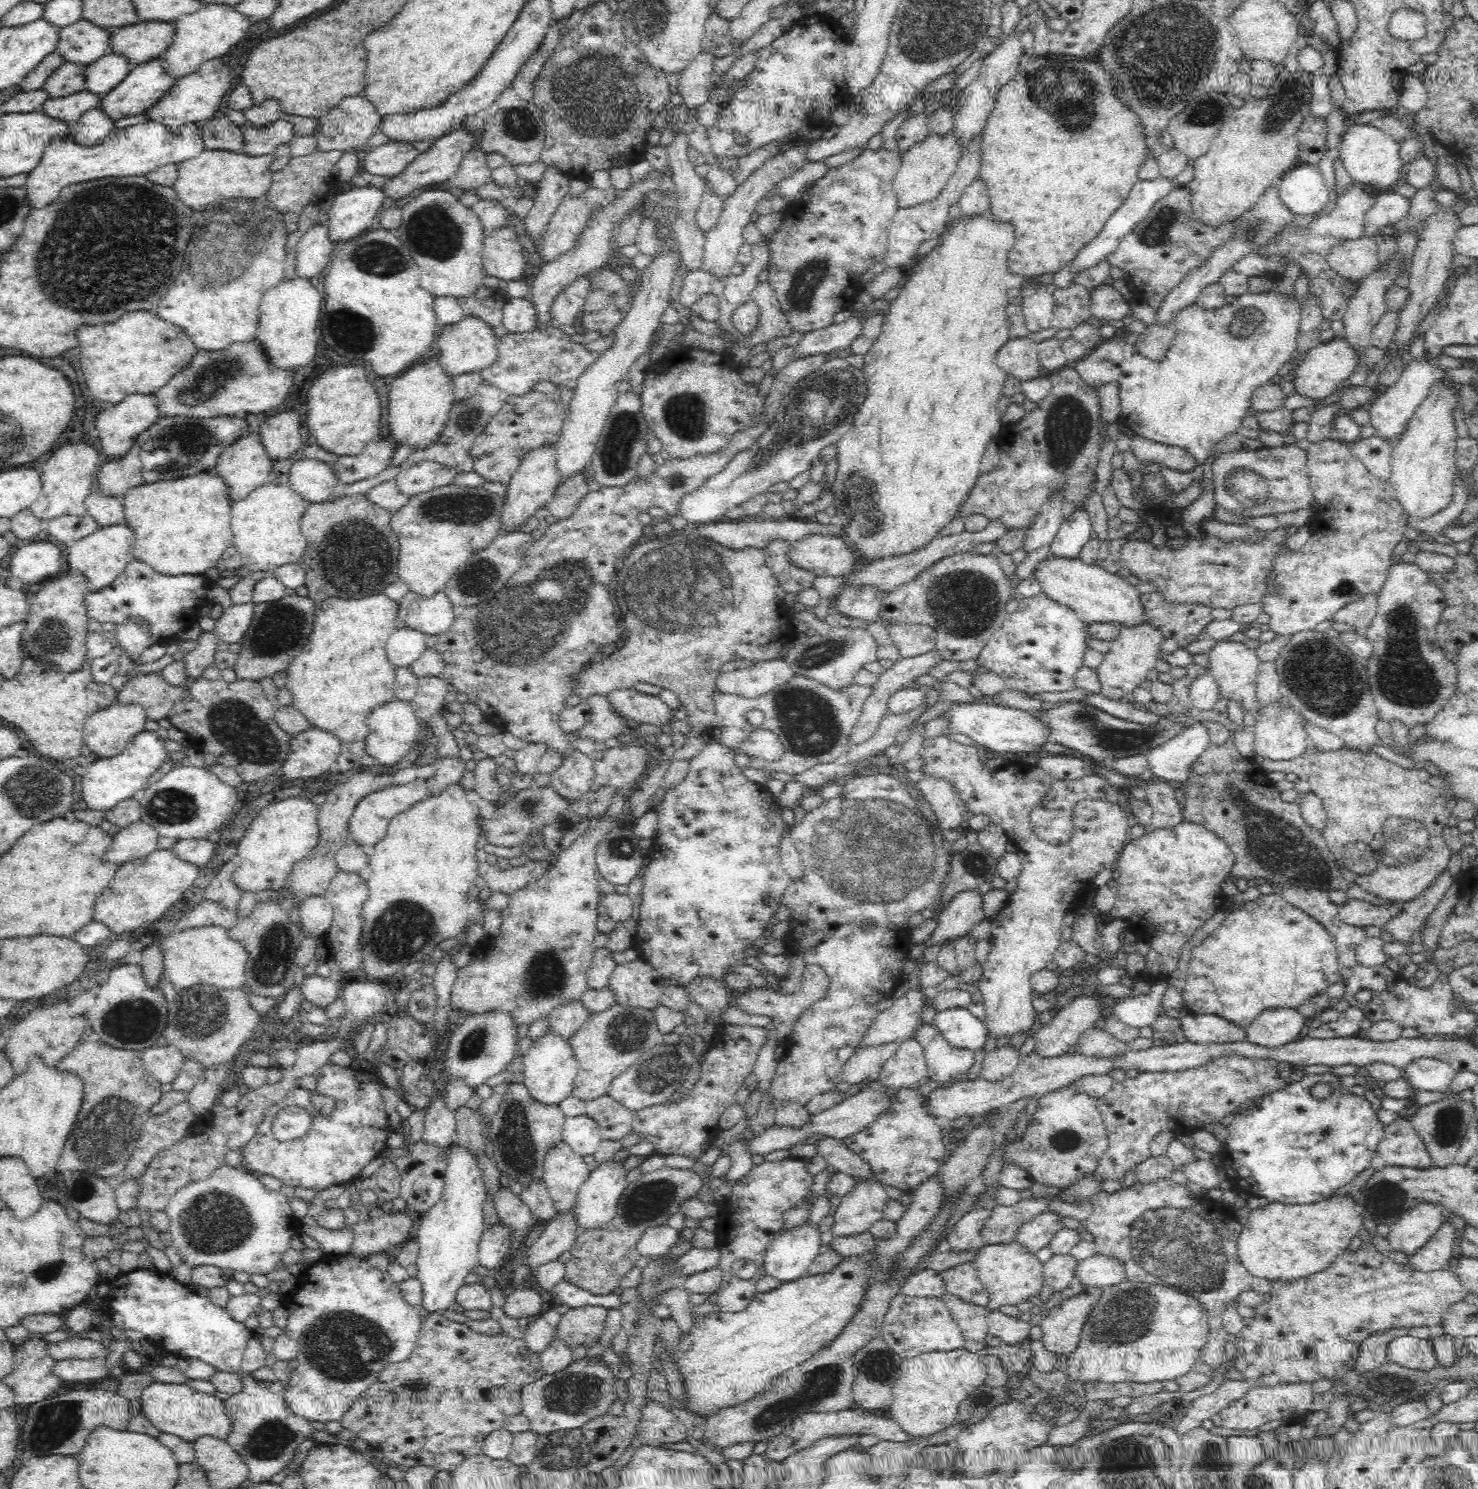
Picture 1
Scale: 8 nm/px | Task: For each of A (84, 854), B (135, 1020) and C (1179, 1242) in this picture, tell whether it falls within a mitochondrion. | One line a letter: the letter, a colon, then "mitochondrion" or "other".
A: other
B: mitochondrion
C: mitochondrion

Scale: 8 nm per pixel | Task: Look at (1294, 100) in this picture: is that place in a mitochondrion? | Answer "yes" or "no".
yes

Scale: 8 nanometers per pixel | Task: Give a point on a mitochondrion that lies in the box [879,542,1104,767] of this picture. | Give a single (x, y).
(965, 603)

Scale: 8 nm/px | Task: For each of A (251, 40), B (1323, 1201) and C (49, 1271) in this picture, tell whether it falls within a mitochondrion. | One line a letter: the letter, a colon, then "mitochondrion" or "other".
A: other
B: other
C: mitochondrion

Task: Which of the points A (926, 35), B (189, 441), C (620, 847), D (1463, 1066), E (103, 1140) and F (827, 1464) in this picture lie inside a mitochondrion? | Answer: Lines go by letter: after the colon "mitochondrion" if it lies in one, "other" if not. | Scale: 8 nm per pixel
A: mitochondrion
B: mitochondrion
C: mitochondrion
D: other
E: mitochondrion
F: other

